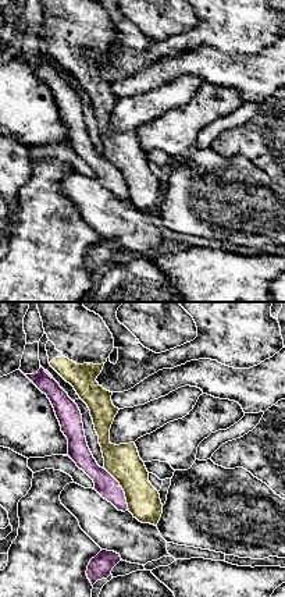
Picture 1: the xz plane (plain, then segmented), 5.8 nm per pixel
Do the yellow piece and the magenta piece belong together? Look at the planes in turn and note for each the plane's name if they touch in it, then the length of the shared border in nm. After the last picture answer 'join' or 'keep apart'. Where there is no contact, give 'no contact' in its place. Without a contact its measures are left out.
contact in xz; length 280 nm

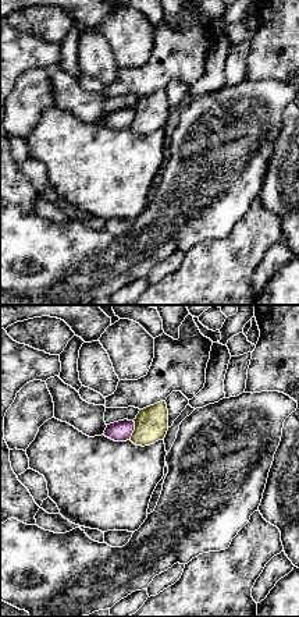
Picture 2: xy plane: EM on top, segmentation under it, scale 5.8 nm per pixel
contact in xy; length 110 nm

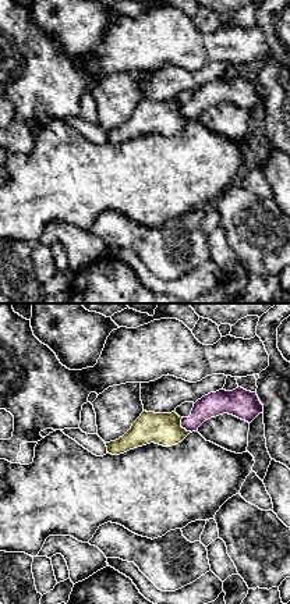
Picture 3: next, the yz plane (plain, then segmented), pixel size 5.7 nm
contact in yz; length 110 nm

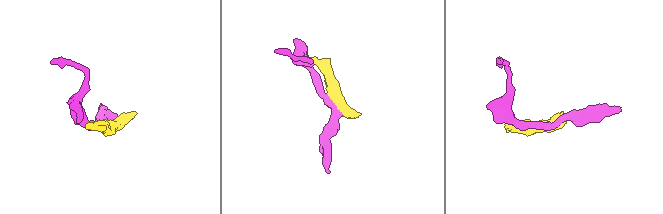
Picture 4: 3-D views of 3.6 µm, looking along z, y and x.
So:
keep apart

